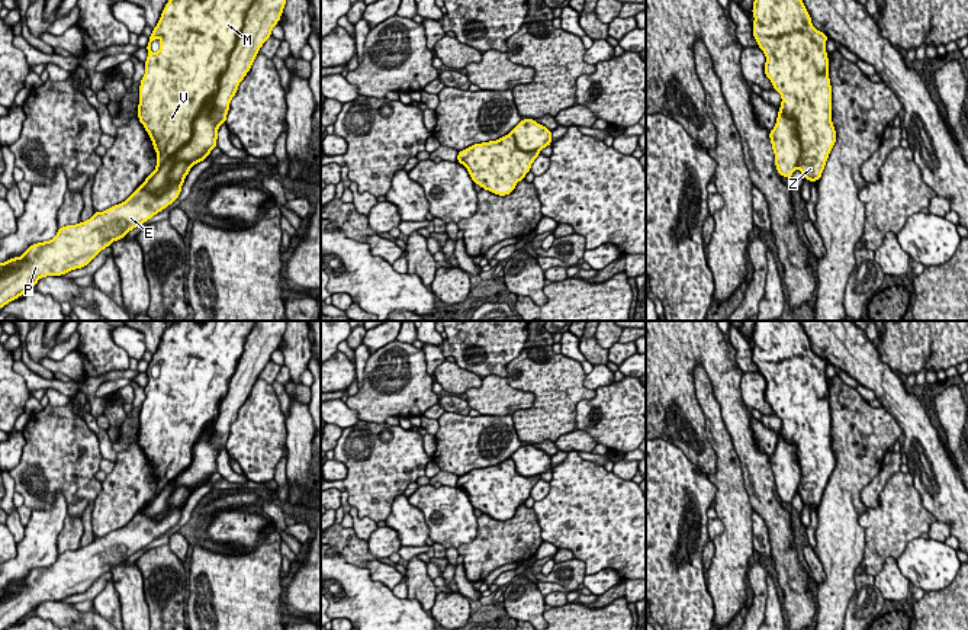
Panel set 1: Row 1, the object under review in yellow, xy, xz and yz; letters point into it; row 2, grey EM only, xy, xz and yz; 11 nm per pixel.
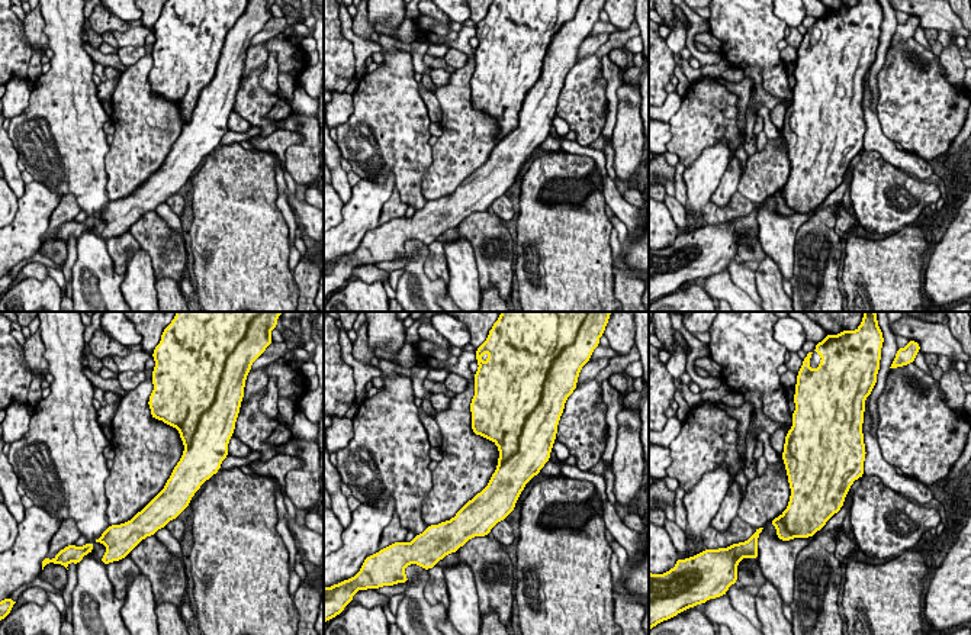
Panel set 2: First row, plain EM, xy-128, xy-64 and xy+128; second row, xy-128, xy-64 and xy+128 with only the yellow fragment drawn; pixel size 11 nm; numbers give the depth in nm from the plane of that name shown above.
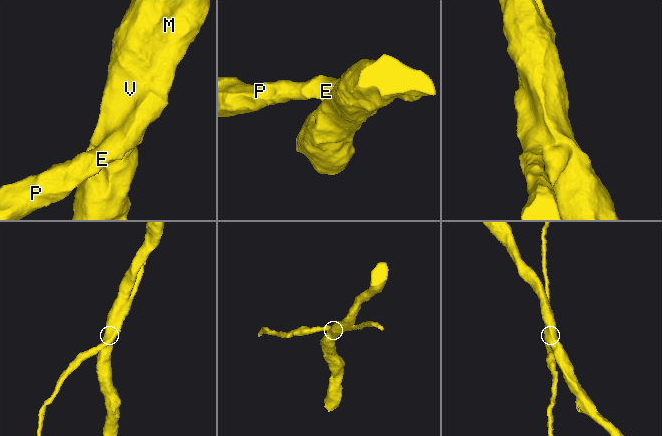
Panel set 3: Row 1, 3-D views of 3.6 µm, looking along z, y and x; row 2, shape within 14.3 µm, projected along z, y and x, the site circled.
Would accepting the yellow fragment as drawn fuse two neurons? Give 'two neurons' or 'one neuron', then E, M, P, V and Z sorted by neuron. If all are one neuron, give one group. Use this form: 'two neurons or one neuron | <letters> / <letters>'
two neurons | E P / M V Z

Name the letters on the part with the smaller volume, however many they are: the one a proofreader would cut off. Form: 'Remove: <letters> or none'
Remove: E, P

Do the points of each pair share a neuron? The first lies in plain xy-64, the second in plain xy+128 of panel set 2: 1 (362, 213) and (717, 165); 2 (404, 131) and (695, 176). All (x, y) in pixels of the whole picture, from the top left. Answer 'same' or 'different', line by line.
1: same
2: different

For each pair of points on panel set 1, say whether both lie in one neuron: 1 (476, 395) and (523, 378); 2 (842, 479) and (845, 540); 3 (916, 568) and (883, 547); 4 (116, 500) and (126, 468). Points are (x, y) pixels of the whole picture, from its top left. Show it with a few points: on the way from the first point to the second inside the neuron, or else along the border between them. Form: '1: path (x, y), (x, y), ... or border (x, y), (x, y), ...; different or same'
1: border (505, 378), (534, 397), (528, 410); different
2: path (843, 494), (843, 526); same
3: border (919, 536), (907, 545), (897, 559); different
4: path (124, 492), (126, 489), (126, 475); same

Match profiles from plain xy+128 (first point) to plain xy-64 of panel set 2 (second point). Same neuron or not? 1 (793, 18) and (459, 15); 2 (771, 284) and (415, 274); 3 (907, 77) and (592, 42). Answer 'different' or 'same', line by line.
1: same
2: different
3: different

